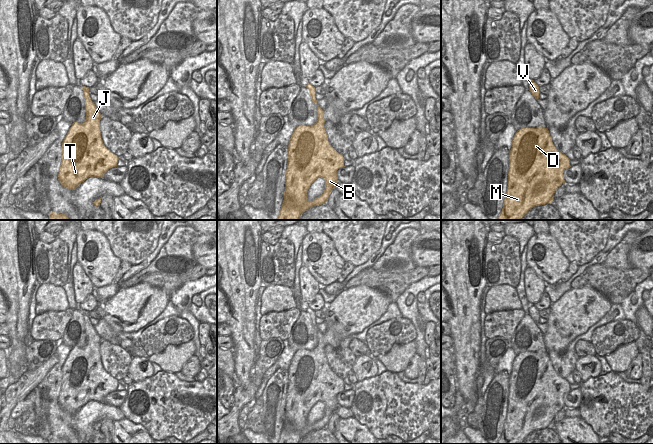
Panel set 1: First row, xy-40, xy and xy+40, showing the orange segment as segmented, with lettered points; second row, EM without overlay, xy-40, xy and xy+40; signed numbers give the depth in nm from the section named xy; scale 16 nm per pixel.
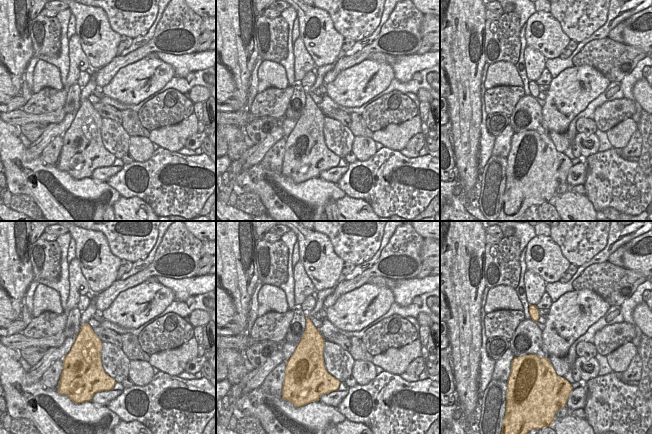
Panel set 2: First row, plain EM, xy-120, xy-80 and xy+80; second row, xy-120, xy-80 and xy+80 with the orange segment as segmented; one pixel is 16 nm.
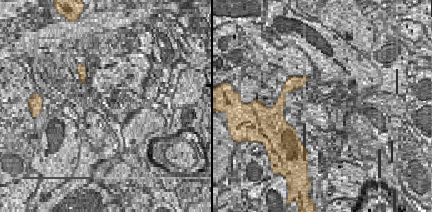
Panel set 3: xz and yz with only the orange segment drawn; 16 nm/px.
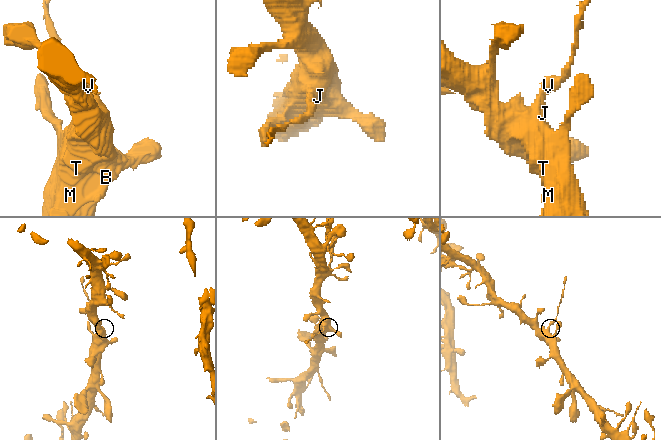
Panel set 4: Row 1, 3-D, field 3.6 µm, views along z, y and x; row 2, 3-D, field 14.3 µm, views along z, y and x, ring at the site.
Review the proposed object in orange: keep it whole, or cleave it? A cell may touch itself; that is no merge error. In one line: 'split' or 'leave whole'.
split

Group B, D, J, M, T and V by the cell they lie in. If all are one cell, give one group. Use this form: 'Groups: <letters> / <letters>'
Groups: B D J M T / V.

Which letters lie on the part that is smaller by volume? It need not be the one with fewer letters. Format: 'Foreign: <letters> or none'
Foreign: V

